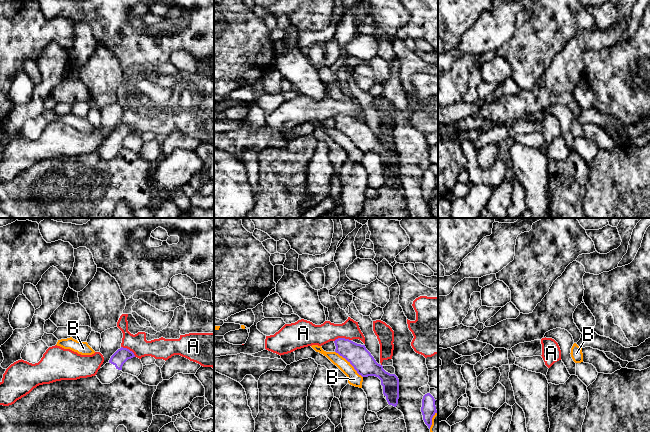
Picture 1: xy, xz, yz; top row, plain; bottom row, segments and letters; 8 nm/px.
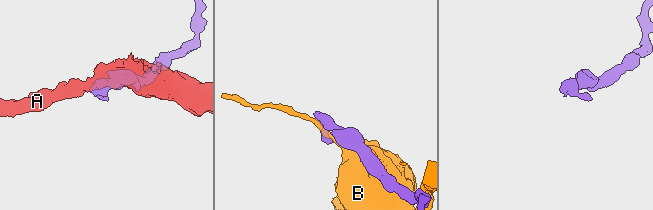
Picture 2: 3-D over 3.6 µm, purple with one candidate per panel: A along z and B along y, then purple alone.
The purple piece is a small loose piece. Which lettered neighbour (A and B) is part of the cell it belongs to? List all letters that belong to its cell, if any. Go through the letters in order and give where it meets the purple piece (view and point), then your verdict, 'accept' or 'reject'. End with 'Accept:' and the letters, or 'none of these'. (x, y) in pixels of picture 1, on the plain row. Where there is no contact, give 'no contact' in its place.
A: xz (342, 114) | reject
B: xz (350, 139) | reject
Accept: none of these

